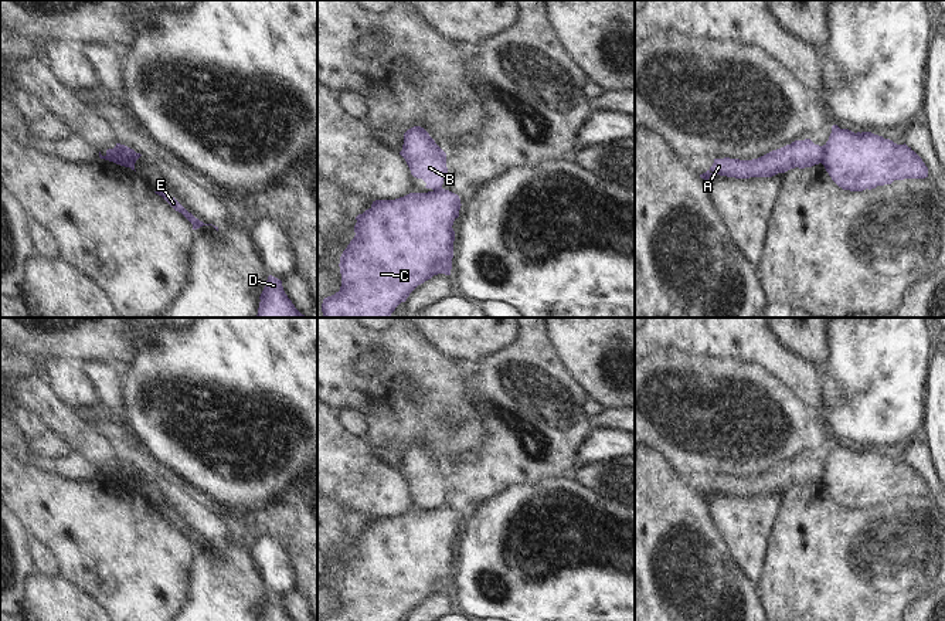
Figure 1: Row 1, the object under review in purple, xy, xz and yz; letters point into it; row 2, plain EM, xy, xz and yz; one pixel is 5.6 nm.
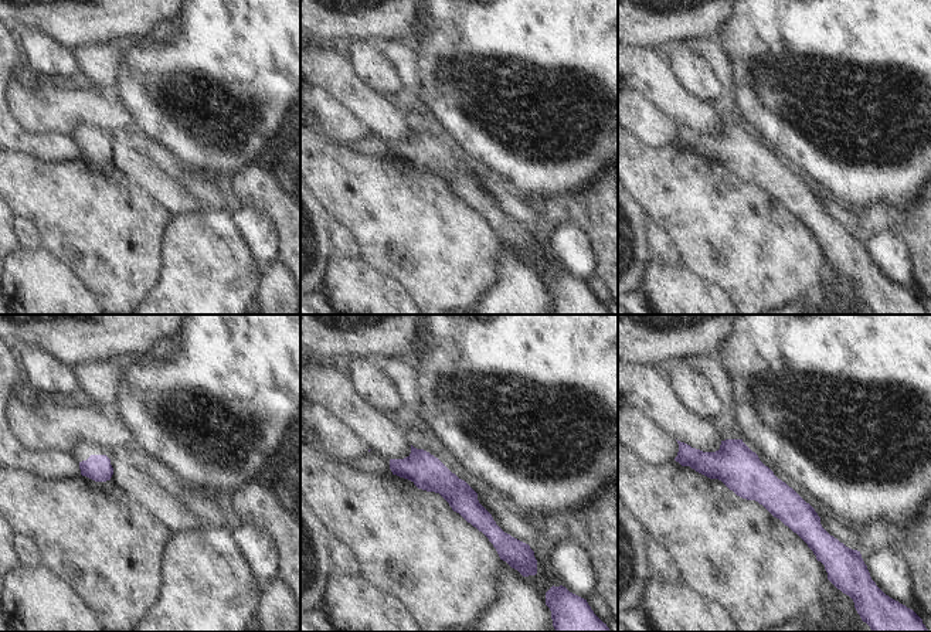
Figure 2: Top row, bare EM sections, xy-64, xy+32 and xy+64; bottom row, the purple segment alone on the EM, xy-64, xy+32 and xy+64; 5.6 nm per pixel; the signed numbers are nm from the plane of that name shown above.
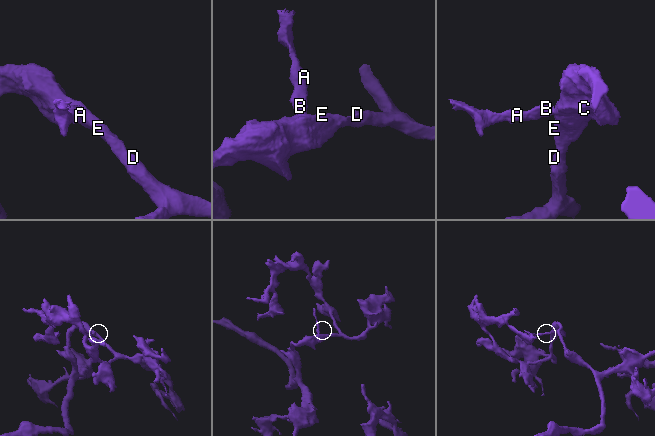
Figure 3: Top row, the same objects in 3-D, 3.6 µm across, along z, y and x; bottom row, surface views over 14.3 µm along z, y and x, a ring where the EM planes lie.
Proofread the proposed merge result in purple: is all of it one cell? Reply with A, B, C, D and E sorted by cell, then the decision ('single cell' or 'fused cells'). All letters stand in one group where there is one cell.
A B / C D E | fused cells

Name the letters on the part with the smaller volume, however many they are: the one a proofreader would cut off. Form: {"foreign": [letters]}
{"foreign": ["A", "B"]}

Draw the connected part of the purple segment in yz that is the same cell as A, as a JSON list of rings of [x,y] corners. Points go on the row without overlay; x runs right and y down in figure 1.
[[[810,457],[795,458],[781,466],[772,468],[758,476],[714,476],[713,483],[703,492],[706,499],[711,492],[720,492],[735,496],[772,495],[791,486],[812,485],[822,481],[823,464],[815,462]]]

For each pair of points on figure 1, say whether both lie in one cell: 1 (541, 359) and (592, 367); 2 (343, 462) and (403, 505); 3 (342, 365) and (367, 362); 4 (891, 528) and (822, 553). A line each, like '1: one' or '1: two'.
1: two
2: one
3: two
4: one

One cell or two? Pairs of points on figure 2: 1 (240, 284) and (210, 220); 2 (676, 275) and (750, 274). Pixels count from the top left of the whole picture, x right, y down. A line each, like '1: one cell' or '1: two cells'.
1: one cell
2: two cells

